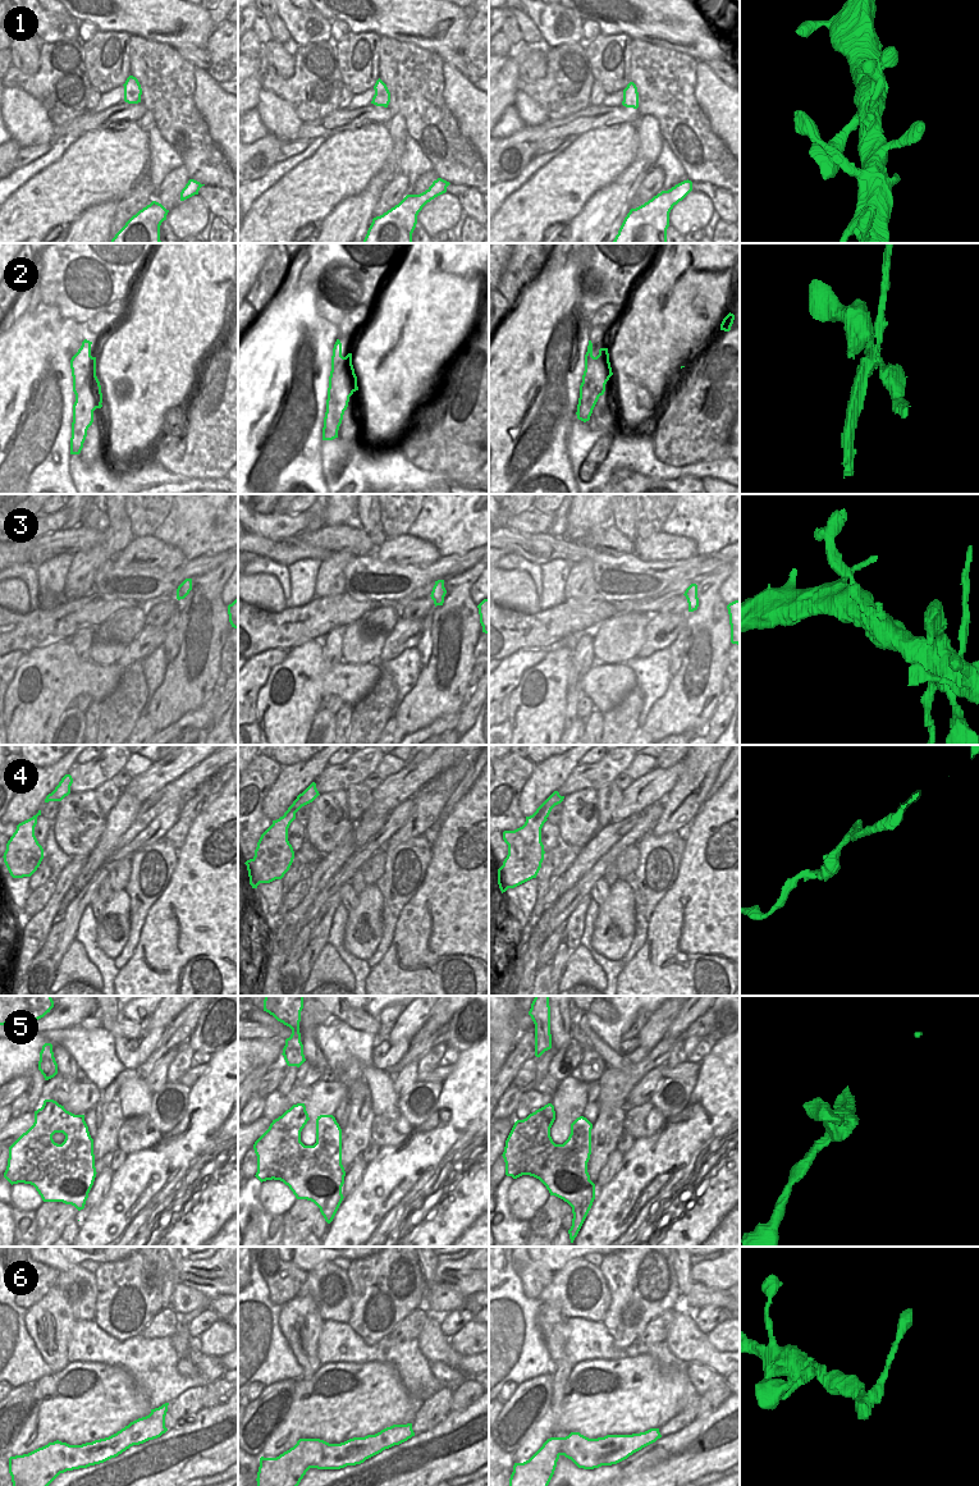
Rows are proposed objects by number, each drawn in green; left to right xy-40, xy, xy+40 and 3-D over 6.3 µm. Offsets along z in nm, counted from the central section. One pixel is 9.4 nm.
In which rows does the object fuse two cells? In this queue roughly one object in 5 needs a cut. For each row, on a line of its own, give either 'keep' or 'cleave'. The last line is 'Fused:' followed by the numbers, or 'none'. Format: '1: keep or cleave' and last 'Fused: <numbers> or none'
1: keep
2: cleave
3: keep
4: keep
5: keep
6: keep
Fused: 2

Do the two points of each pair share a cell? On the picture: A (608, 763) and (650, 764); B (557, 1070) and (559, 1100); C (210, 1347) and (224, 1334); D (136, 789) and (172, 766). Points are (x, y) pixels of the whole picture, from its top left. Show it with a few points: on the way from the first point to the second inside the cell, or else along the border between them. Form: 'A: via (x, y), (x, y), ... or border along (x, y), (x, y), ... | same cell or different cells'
A: border along (634, 758), (625, 772) | different cells
B: border along (570, 1075), (559, 1083) | different cells
C: via (214, 1343), (220, 1338) | same cell
D: via (145, 785), (163, 772) | same cell

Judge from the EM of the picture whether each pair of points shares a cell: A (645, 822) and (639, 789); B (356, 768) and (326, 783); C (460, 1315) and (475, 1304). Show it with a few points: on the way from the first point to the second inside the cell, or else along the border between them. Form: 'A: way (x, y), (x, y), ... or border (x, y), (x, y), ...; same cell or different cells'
A: border (662, 800), (650, 804), (644, 812); different cells
B: way (348, 773), (334, 777); same cell
C: border (463, 1306), (475, 1313); different cells

